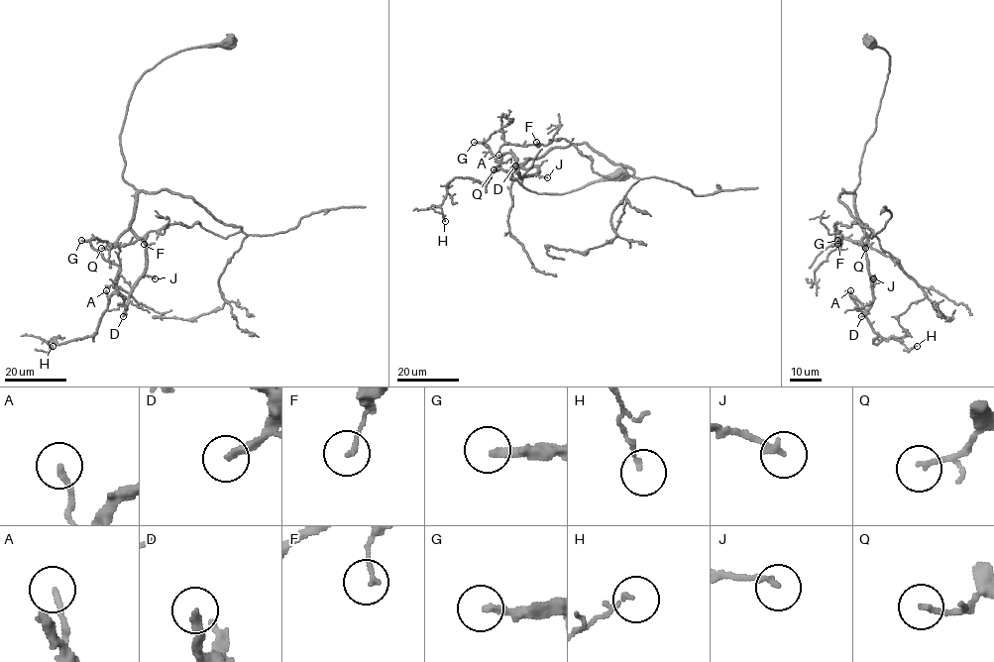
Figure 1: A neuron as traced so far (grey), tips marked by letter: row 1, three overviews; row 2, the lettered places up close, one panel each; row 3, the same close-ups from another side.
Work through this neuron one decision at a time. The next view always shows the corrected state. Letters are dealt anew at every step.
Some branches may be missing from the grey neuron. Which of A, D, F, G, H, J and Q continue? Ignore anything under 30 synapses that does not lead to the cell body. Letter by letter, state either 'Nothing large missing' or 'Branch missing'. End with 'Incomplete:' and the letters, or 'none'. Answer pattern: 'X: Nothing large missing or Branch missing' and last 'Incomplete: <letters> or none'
A: Nothing large missing
D: Branch missing
F: Nothing large missing
G: Nothing large missing
H: Nothing large missing
J: Nothing large missing
Q: Nothing large missing
Incomplete: D

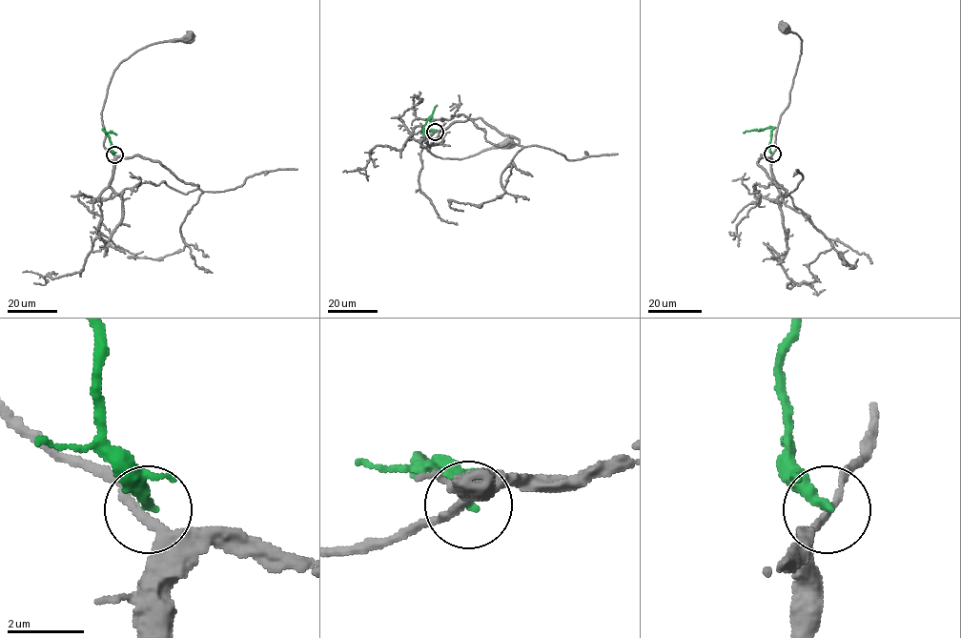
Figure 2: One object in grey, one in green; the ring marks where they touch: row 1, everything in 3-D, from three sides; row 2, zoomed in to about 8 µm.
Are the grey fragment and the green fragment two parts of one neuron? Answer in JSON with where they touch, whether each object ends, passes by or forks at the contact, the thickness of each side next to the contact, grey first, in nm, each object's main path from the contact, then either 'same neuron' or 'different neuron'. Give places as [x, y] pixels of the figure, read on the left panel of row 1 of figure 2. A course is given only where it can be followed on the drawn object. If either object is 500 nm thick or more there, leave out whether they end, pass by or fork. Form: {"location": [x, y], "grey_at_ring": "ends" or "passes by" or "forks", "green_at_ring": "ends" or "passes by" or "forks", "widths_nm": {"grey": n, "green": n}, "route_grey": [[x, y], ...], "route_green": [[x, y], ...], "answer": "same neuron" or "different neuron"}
{"location": [114, 154], "grey_at_ring": "passes by", "green_at_ring": "ends", "widths_nm": {"grey": 200, "green": 320}, "route_grey": [[113, 154], [158, 161], [202, 192], [180, 225], [184, 249], [157, 258], [130, 257], [143, 252]], "route_green": [[113, 154], [109, 135], [103, 130], [116, 134]], "answer": "different neuron"}

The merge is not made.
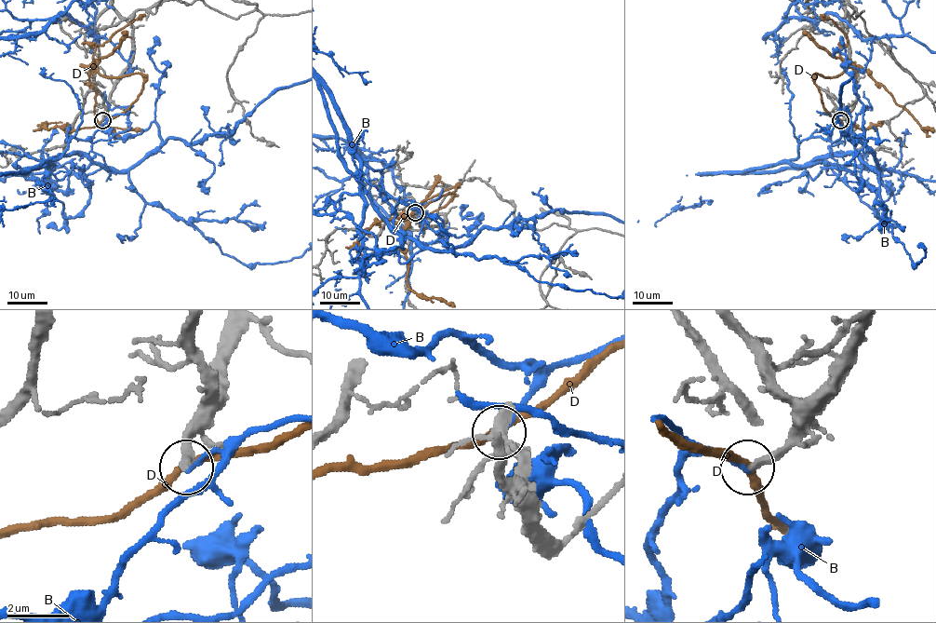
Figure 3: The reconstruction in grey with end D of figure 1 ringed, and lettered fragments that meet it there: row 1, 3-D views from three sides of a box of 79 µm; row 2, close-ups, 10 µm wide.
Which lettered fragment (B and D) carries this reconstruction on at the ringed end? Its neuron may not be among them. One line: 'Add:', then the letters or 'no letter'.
Add: no letter

